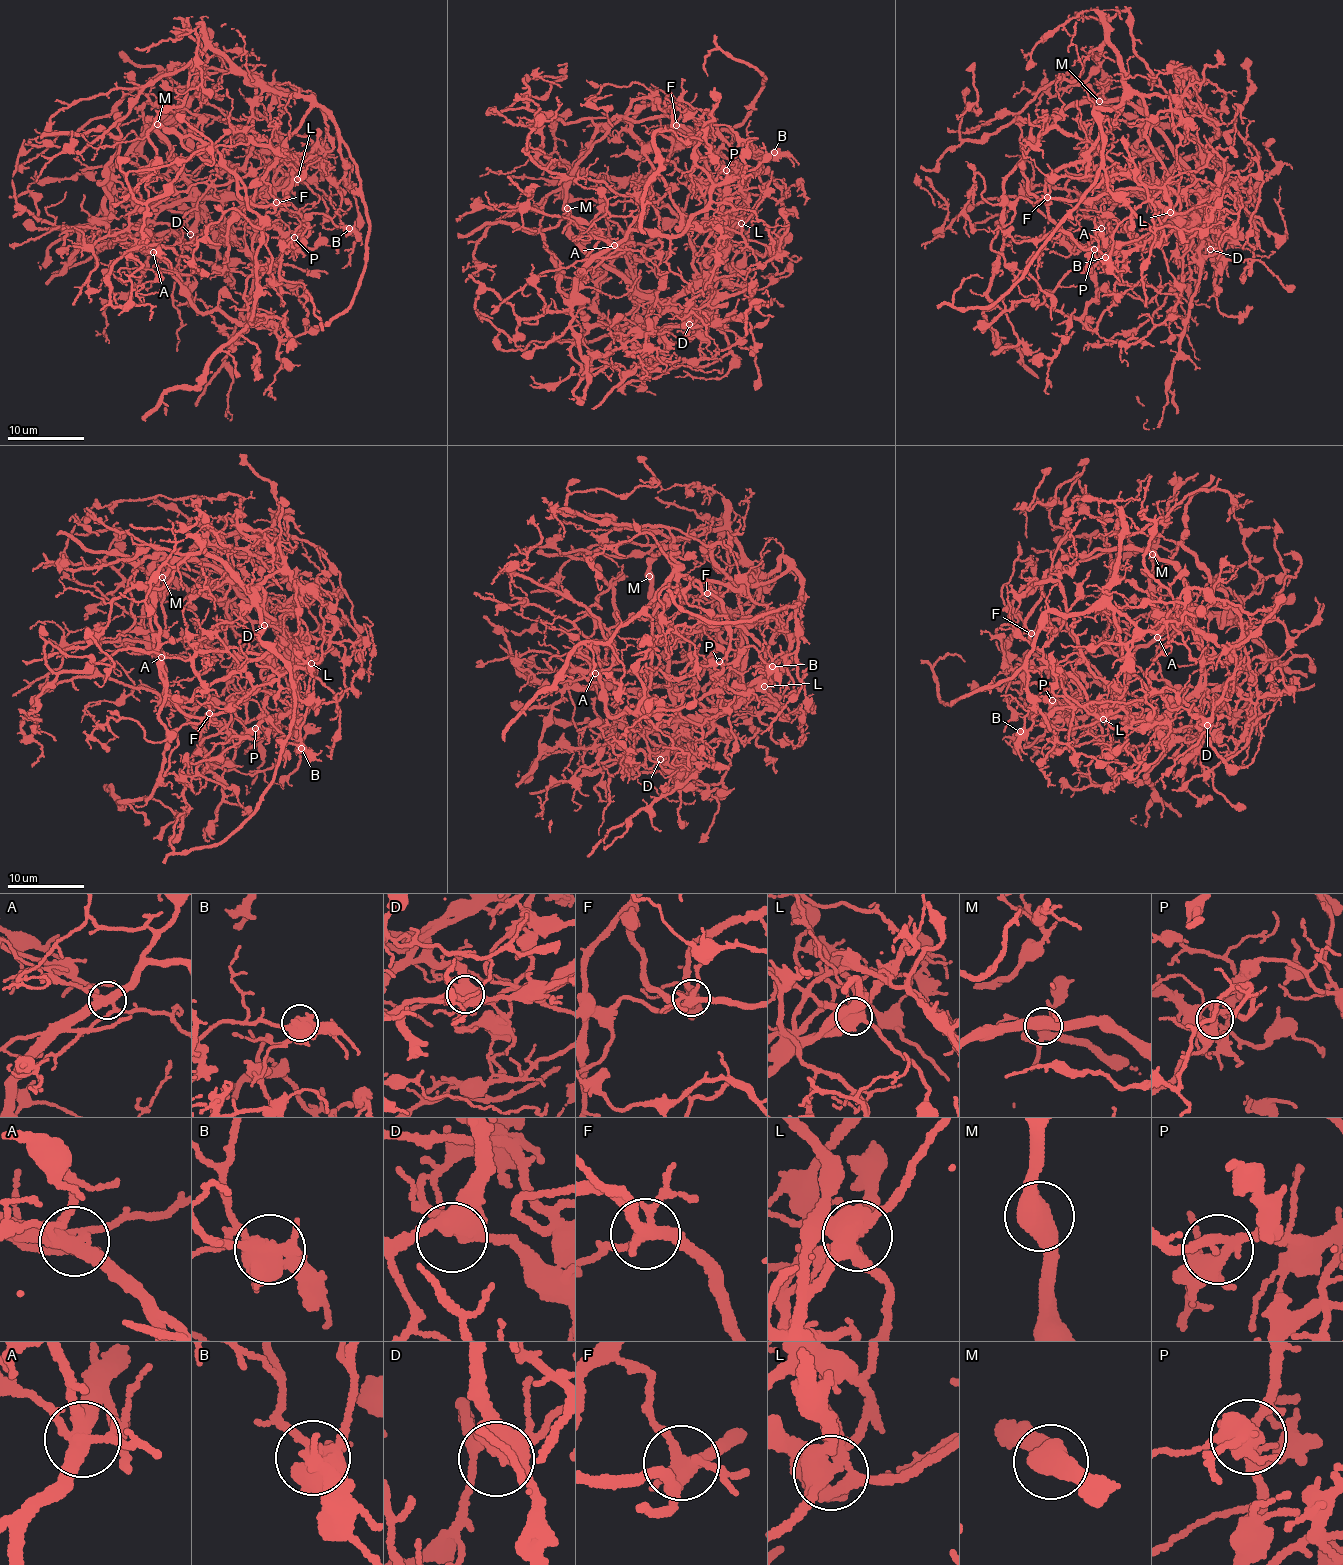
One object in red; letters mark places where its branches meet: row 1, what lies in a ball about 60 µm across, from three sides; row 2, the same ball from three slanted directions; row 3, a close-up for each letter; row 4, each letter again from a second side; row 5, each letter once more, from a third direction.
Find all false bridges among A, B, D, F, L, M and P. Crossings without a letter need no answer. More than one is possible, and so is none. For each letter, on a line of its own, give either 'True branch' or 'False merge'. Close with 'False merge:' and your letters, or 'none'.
A: False merge
B: False merge
D: True branch
F: False merge
L: False merge
M: False merge
P: True branch
False merge: A, B, F, L, M

